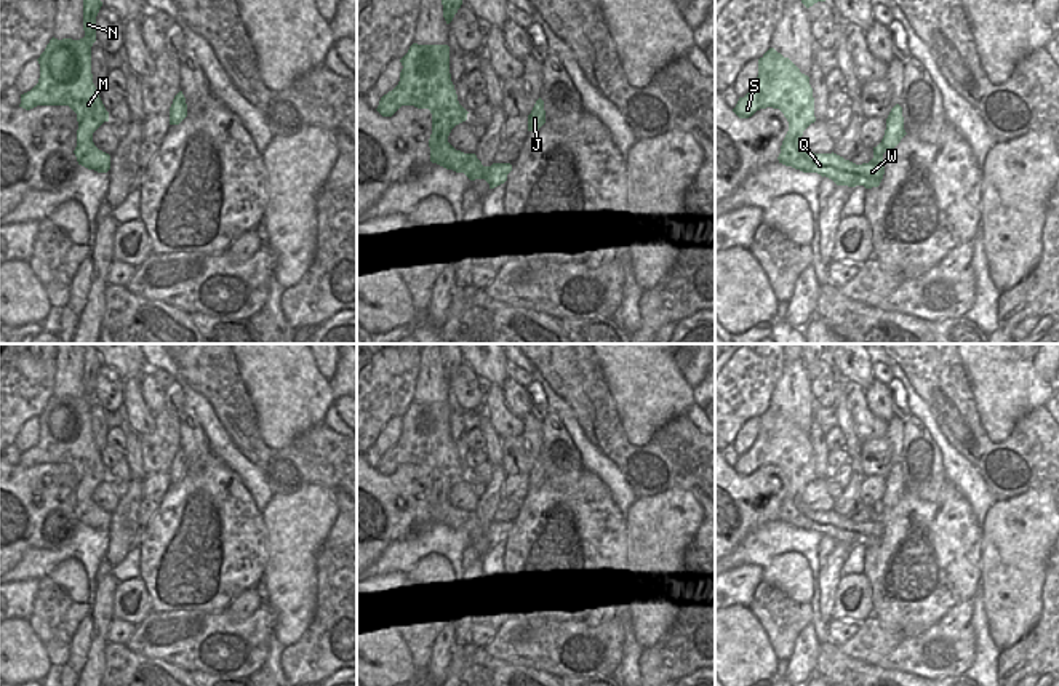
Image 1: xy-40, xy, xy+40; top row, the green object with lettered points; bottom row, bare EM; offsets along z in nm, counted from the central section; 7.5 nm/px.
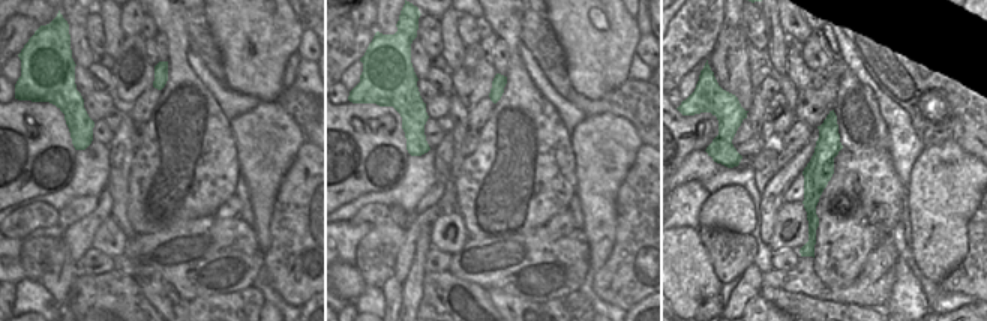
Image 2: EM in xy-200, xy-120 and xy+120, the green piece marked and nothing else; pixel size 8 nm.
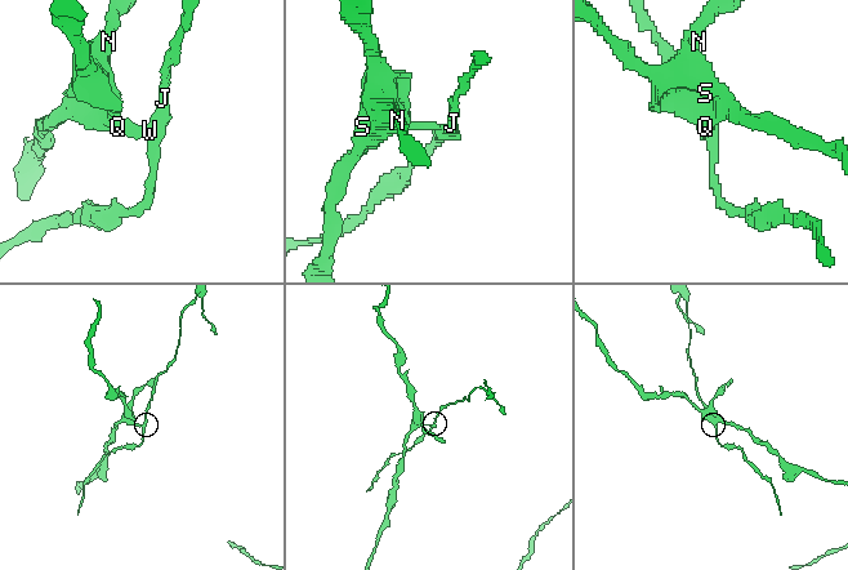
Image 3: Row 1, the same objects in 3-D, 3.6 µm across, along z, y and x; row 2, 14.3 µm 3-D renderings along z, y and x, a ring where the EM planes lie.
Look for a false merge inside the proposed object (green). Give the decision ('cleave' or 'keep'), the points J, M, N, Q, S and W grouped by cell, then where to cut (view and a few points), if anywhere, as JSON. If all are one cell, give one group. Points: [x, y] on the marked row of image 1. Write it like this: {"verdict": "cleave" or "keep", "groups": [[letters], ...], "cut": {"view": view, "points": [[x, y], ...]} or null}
{"verdict": "cleave", "groups": [["J", "W"], ["M", "N", "Q", "S"]], "cut": {"view": "xy+40", "points": [[845, 160], [845, 170], [851, 175], [848, 186]]}}

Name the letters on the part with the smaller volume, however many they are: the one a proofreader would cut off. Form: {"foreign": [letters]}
{"foreign": ["J", "W"]}

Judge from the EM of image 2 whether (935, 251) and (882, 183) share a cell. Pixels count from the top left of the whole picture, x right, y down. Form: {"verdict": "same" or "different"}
{"verdict": "different"}

